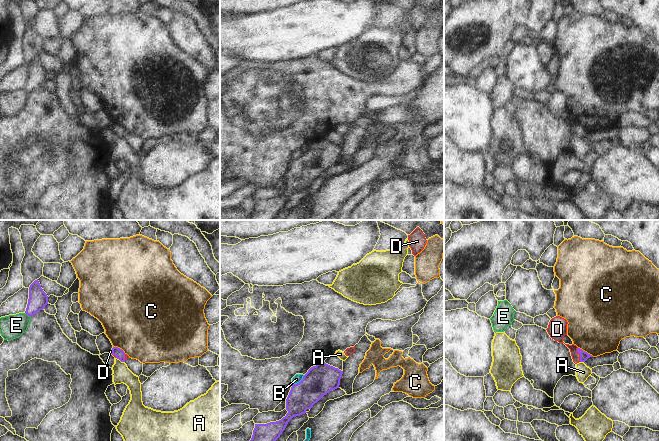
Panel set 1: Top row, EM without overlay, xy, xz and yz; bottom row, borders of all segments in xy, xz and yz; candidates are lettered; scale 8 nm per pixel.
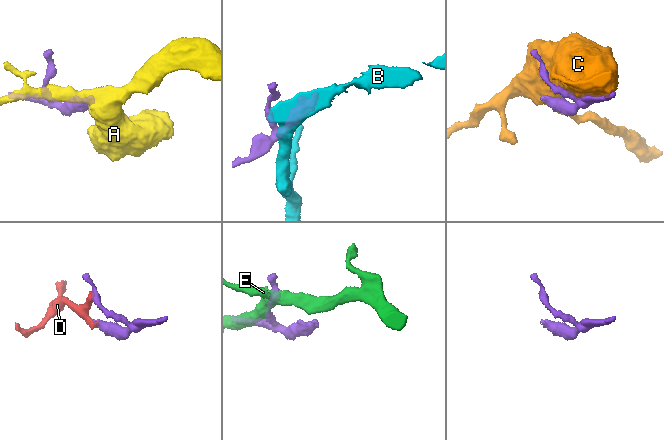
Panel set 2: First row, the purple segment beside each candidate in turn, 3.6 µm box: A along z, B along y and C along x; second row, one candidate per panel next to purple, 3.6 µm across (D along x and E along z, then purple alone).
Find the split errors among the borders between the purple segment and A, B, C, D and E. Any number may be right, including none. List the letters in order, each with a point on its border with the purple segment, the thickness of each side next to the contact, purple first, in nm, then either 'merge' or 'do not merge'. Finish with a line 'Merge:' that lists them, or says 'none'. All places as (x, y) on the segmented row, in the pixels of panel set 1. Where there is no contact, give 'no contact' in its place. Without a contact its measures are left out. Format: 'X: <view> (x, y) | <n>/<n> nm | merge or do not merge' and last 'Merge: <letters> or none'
A: xy (120, 360) | 80/140 nm | do not merge
B: xz (299, 382) | 240/70 nm | do not merge
C: yz (586, 352) | 70/460 nm | do not merge
D: yz (579, 353) | 70/140 nm | merge
E: xy (28, 315) | 160/190 nm | do not merge
Merge: D

